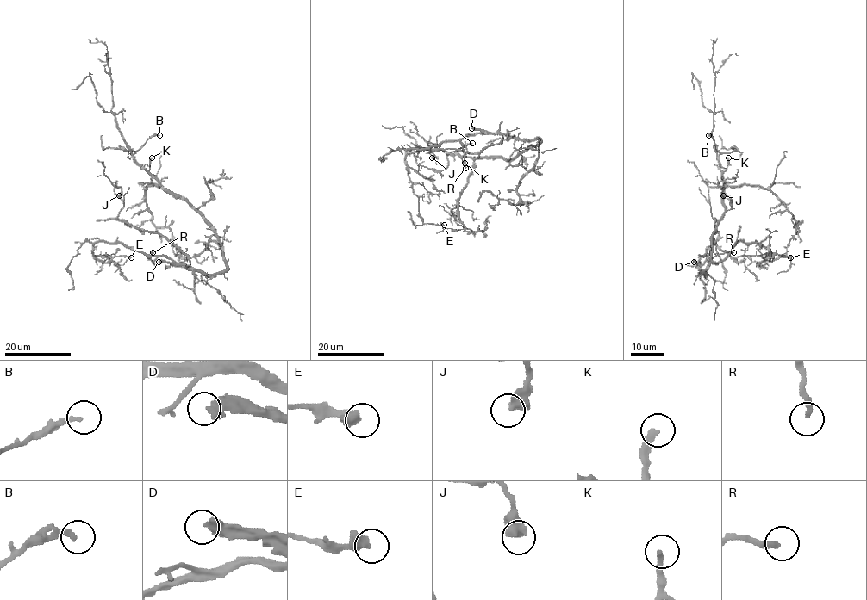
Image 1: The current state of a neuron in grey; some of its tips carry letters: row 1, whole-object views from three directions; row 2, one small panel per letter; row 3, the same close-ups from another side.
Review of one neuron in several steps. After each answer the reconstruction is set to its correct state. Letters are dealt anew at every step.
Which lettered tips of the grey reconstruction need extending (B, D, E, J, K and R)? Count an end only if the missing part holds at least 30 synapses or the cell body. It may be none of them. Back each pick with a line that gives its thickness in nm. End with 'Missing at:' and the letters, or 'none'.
D: 440 nm
K: 260 nm
R: 240 nm
Missing at: D, K, R

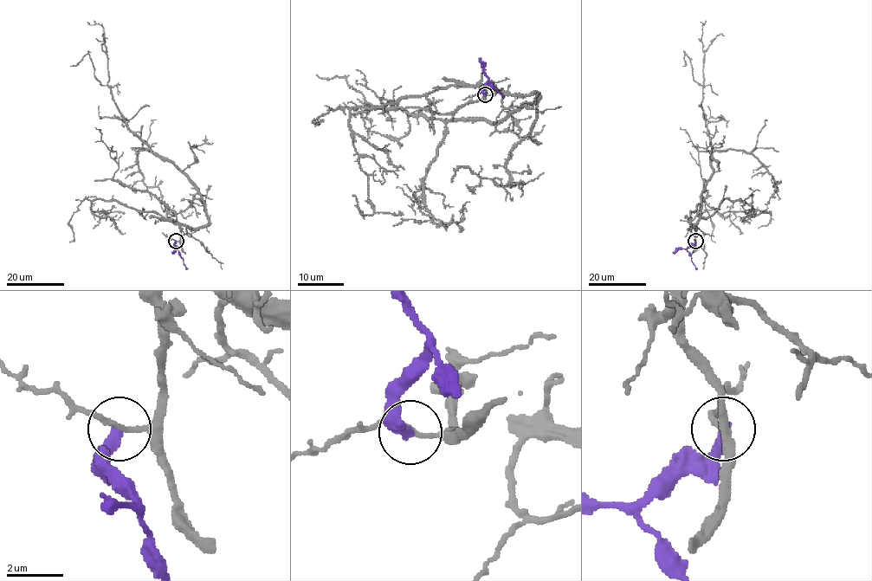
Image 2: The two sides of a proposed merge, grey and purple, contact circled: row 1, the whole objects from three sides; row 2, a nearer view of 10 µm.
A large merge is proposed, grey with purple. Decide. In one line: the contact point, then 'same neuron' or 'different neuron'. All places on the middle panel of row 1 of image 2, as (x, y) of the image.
at (485, 94); different neuron

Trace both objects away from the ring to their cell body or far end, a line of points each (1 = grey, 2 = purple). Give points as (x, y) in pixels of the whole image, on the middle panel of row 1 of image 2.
1: (486, 93), (494, 88), (538, 95), (497, 121), (426, 119), (391, 104), (352, 109), (343, 102)
2: (486, 93), (483, 88), (489, 80), (504, 97)

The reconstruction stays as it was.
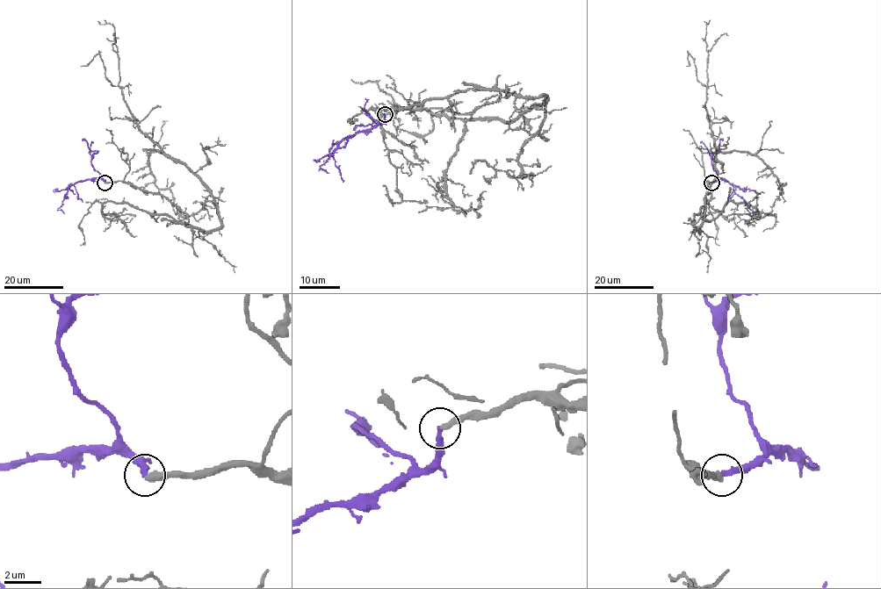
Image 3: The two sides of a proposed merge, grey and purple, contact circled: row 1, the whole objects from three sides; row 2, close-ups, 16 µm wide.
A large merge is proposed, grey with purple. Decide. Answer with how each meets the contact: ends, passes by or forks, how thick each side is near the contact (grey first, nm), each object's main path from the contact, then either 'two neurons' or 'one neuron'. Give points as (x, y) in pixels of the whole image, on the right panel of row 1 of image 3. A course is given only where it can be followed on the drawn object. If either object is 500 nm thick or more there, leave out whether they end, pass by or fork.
grey ends | purple ends | 360/280 nm | grey via (711, 183), (707, 181), (711, 197), (695, 226), (699, 230), (705, 193), (717, 175), (705, 107), (704, 21) | purple via (711, 183), (722, 179), (731, 184), (733, 190), (754, 213) | one neuron

